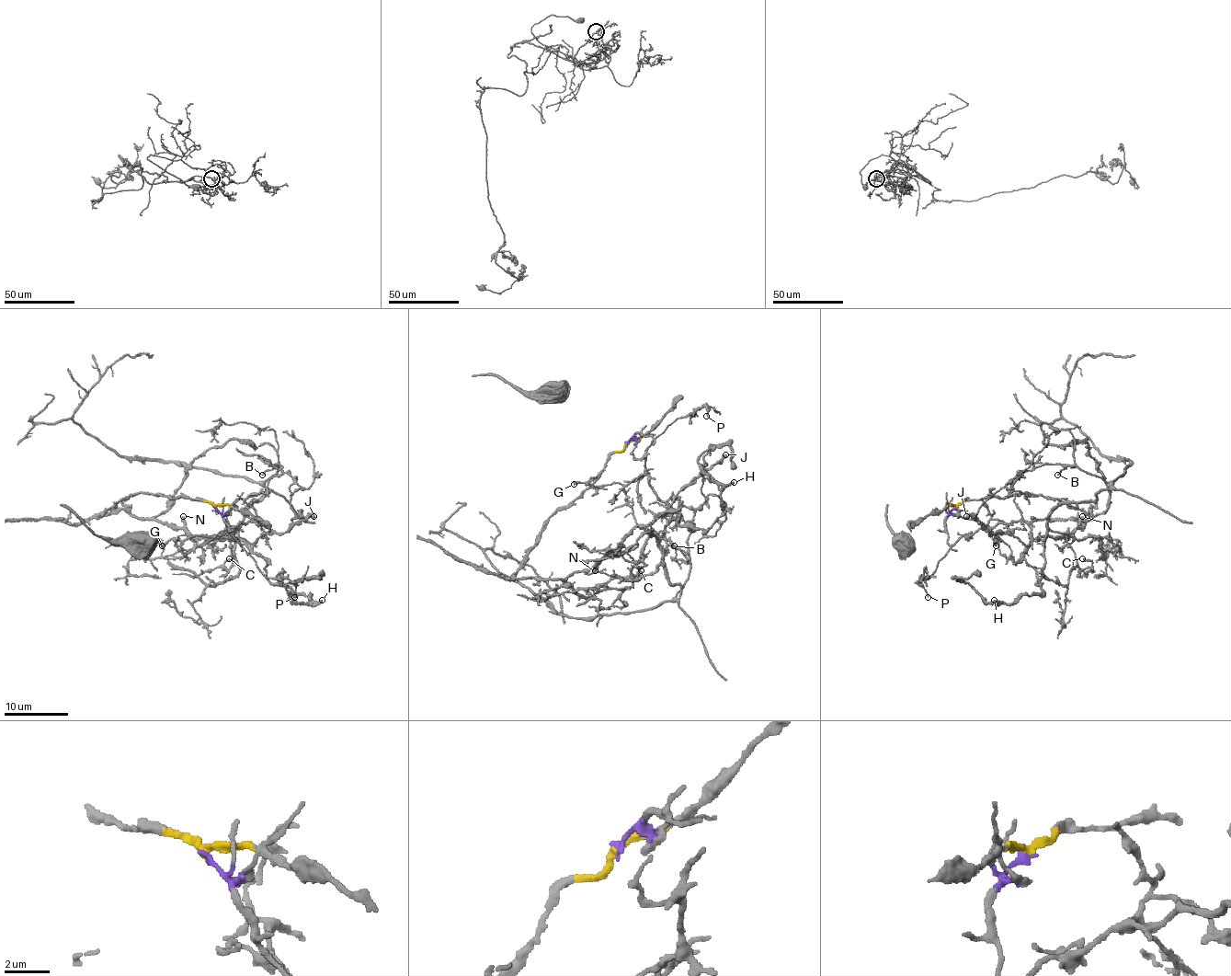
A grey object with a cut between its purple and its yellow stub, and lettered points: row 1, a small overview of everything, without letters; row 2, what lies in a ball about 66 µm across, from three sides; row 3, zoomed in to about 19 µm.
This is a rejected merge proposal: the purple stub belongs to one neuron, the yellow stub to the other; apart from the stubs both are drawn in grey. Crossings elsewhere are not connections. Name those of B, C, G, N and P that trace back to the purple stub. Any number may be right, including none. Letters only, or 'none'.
B, C, G, P

